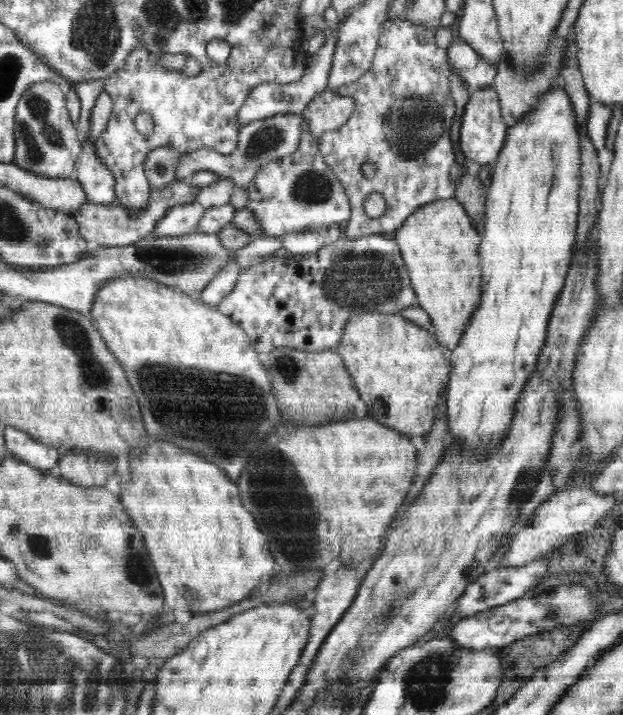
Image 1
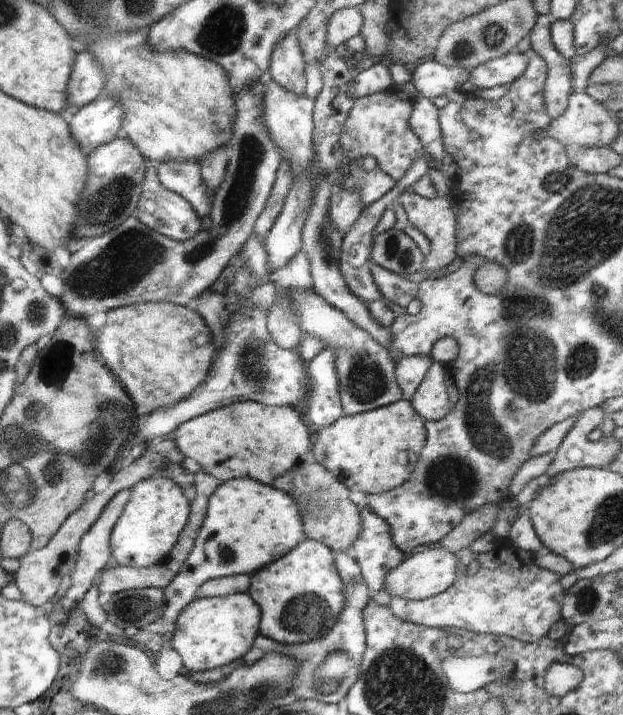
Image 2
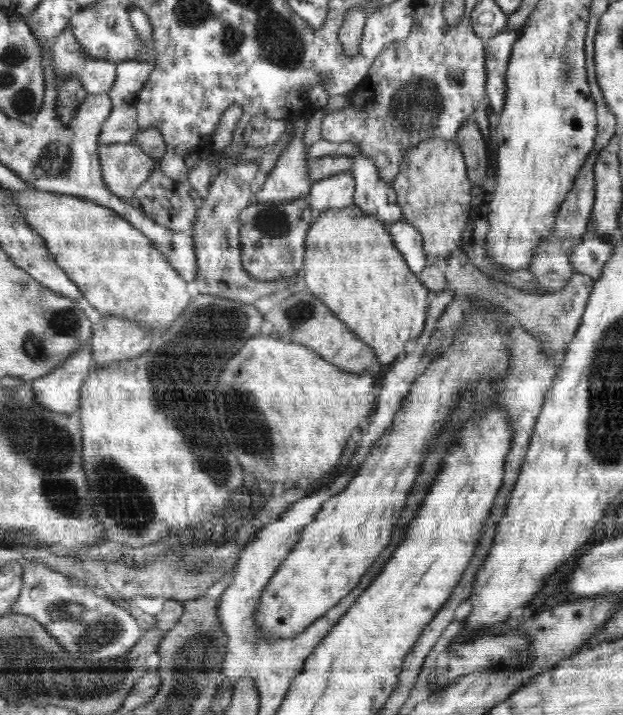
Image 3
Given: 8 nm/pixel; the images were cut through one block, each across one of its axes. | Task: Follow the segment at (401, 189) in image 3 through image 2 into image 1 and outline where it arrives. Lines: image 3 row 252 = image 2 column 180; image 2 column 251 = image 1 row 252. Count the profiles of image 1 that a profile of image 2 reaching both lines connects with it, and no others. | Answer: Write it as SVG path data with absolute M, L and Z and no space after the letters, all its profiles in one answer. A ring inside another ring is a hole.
M455 197L437 200L418 207L393 234L398 243L402 259L408 270L411 286L417 297L417 305L430 315L436 340L444 349L452 352L466 332L472 313L482 300L482 270L479 246L481 233L472 226L472 221Z

